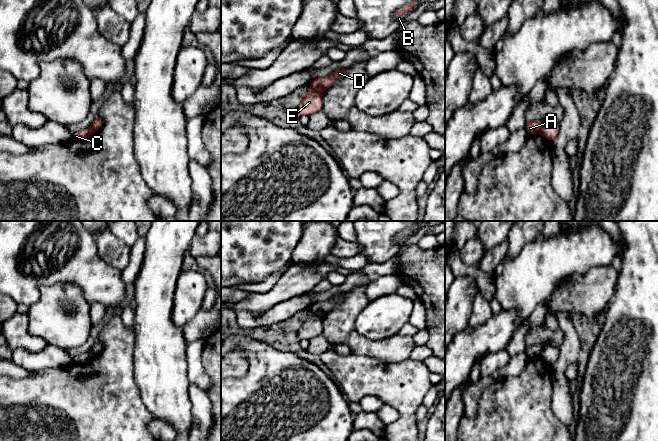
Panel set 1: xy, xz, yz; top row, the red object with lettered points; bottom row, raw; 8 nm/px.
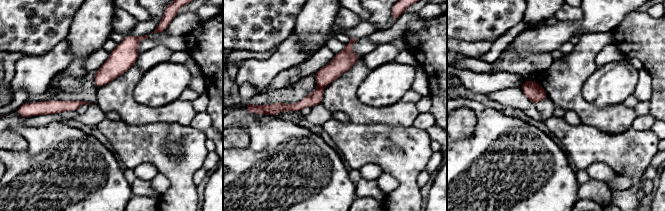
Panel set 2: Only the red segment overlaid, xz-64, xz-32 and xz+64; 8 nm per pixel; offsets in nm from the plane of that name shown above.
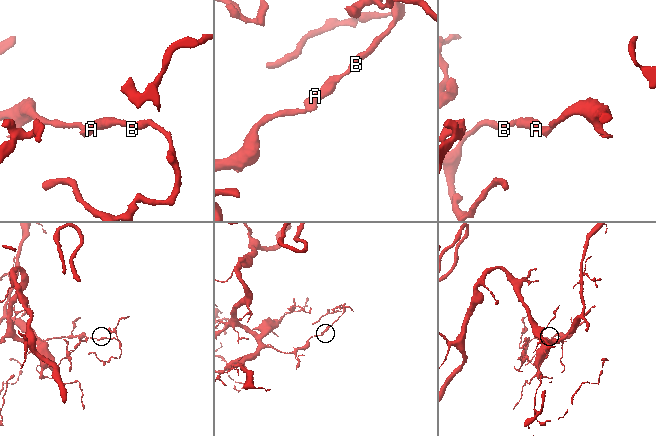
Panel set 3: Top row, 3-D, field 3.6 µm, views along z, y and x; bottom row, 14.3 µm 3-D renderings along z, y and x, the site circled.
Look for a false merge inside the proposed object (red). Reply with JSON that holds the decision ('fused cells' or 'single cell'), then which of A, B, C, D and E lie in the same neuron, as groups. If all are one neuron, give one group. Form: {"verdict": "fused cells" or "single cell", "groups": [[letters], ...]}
{"verdict": "fused cells", "groups": [["A", "B", "D"], ["C", "E"]]}

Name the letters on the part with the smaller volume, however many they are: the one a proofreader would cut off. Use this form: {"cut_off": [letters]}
{"cut_off": ["A", "B", "D"]}

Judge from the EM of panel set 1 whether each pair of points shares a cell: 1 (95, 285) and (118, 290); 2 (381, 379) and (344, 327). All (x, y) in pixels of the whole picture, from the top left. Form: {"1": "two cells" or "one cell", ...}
{"1": "one cell", "2": "two cells"}

